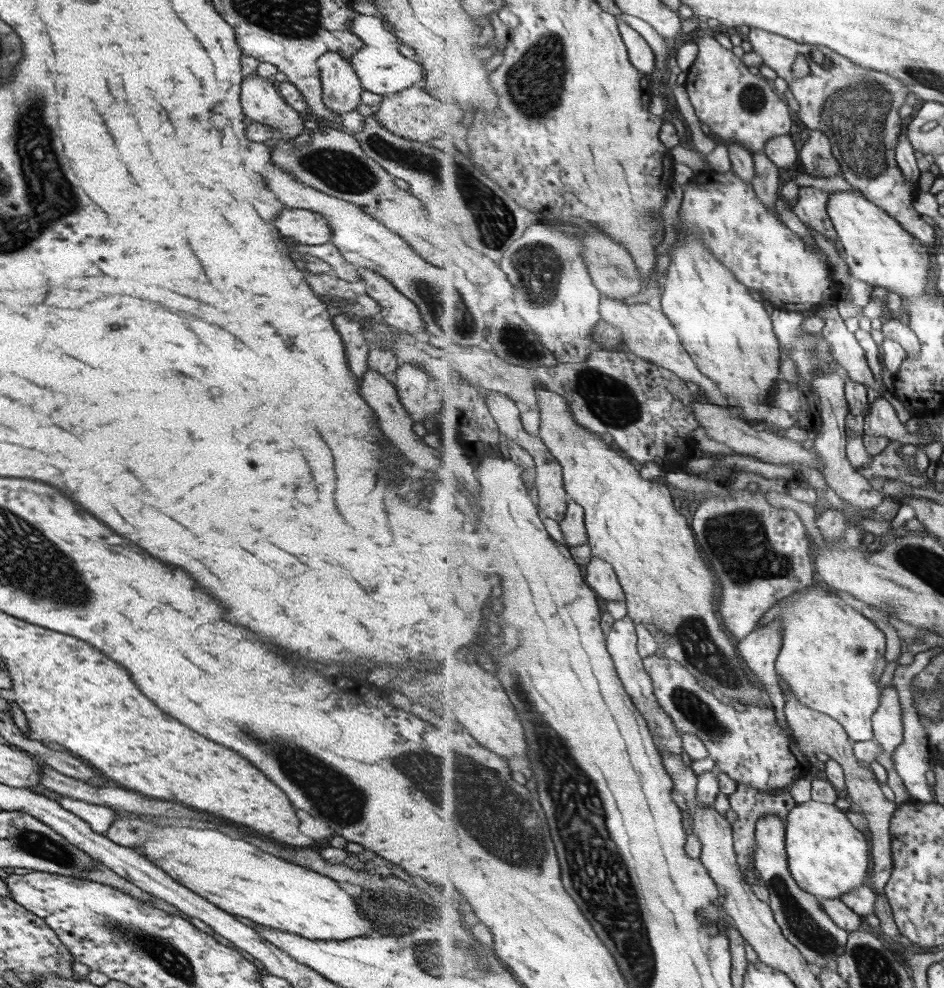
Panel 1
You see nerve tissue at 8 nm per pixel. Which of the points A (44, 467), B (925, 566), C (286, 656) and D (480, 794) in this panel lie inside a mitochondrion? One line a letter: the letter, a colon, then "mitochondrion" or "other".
A: other
B: mitochondrion
C: other
D: mitochondrion

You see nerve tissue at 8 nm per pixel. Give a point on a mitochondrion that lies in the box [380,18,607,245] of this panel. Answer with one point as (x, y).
(539, 88)

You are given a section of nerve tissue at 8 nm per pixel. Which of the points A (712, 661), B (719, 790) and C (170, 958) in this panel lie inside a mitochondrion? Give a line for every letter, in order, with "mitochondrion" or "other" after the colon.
A: mitochondrion
B: other
C: mitochondrion

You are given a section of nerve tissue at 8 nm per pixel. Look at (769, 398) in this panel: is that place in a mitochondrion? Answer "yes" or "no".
no

